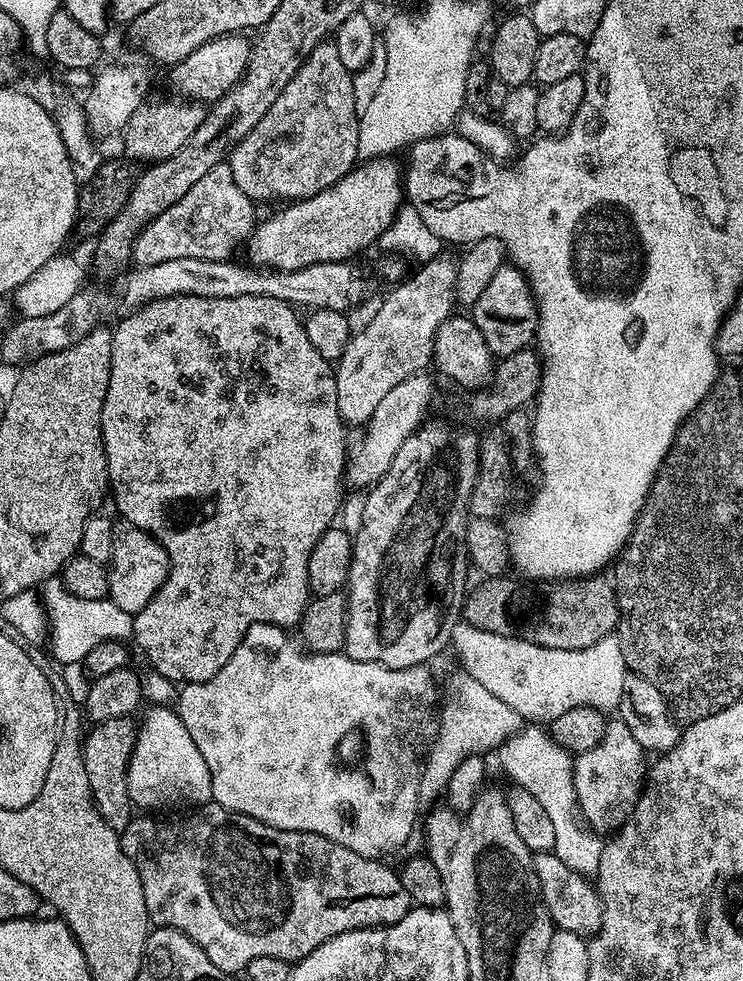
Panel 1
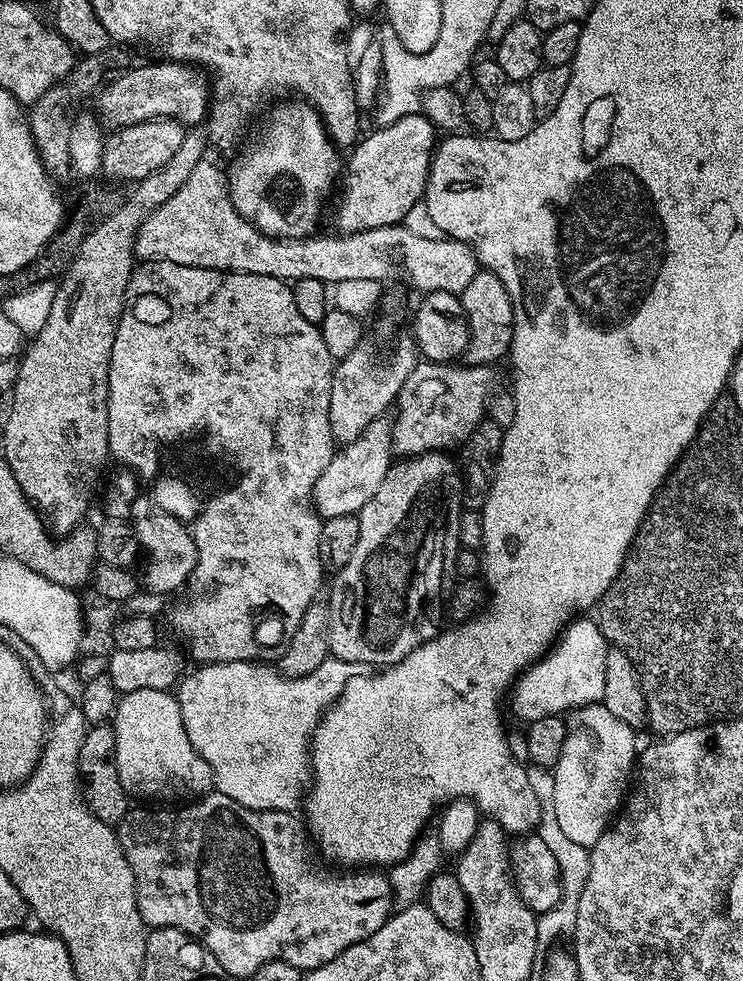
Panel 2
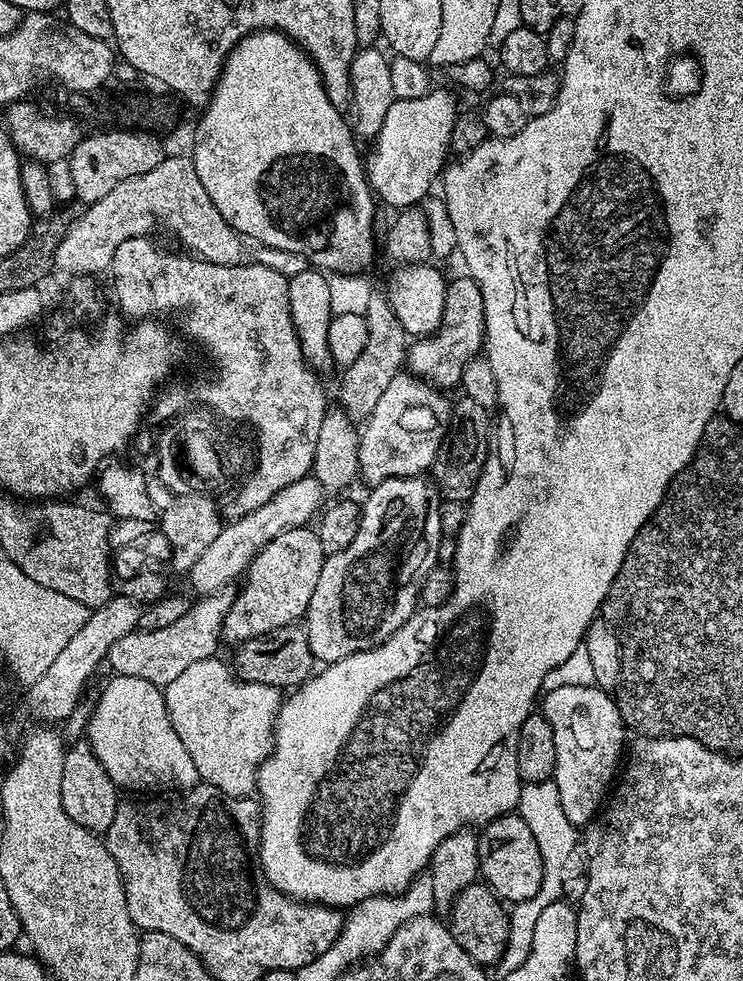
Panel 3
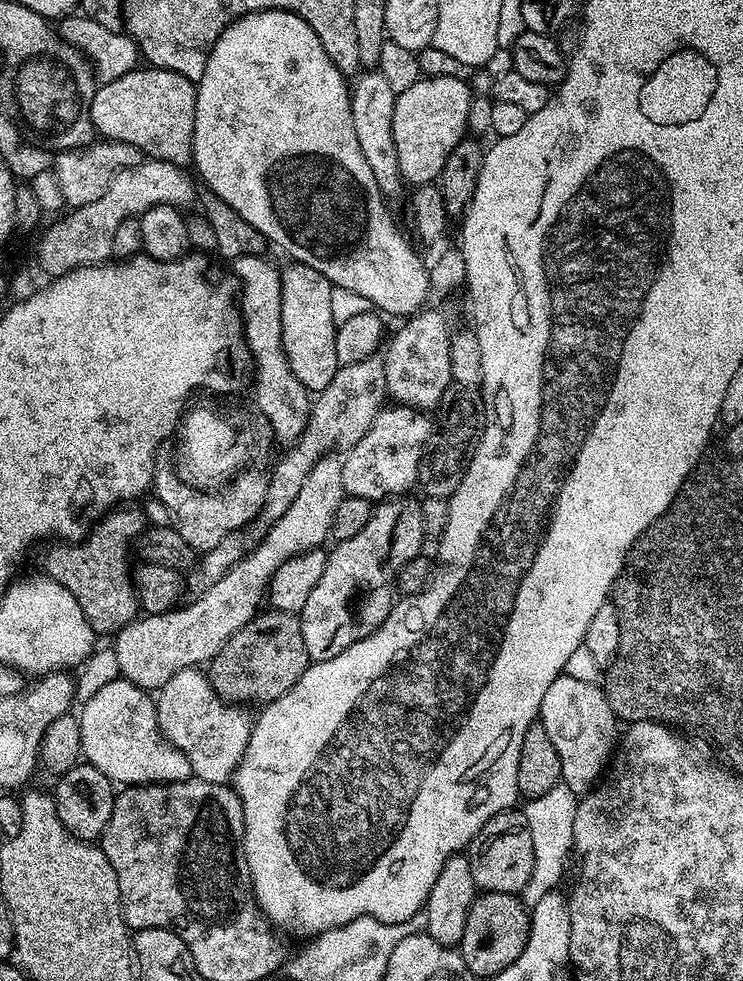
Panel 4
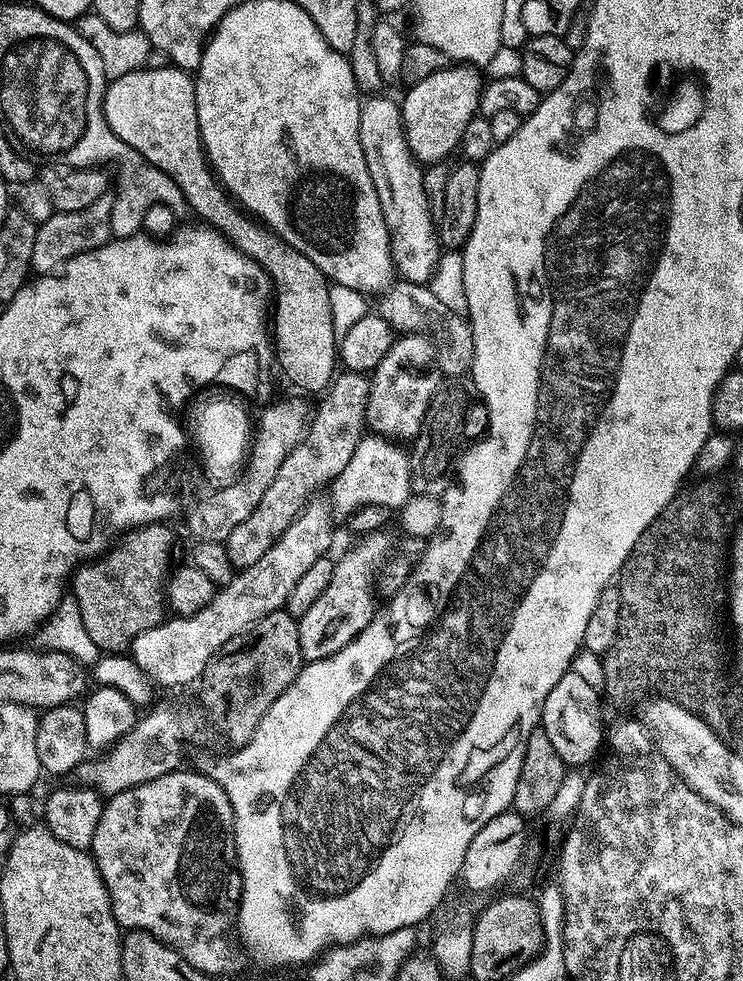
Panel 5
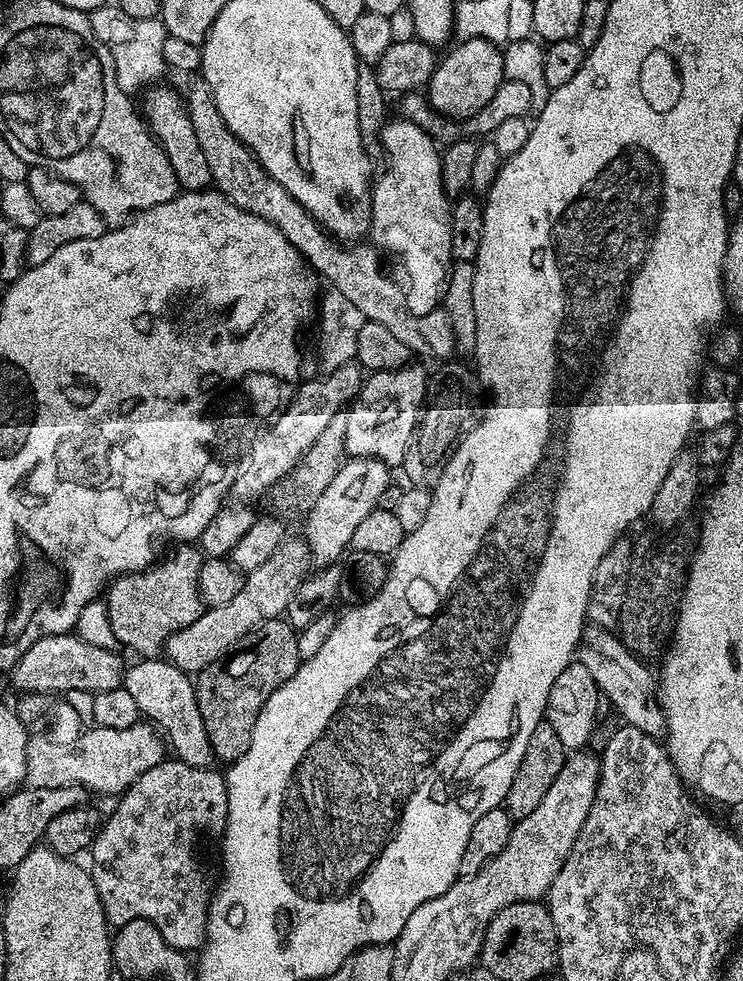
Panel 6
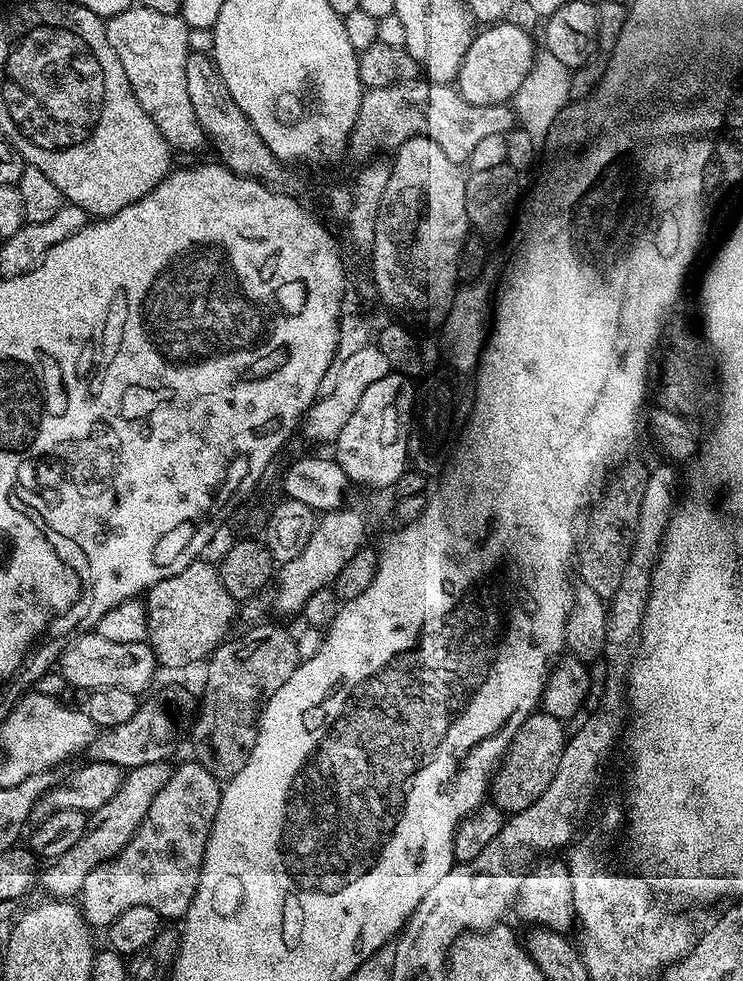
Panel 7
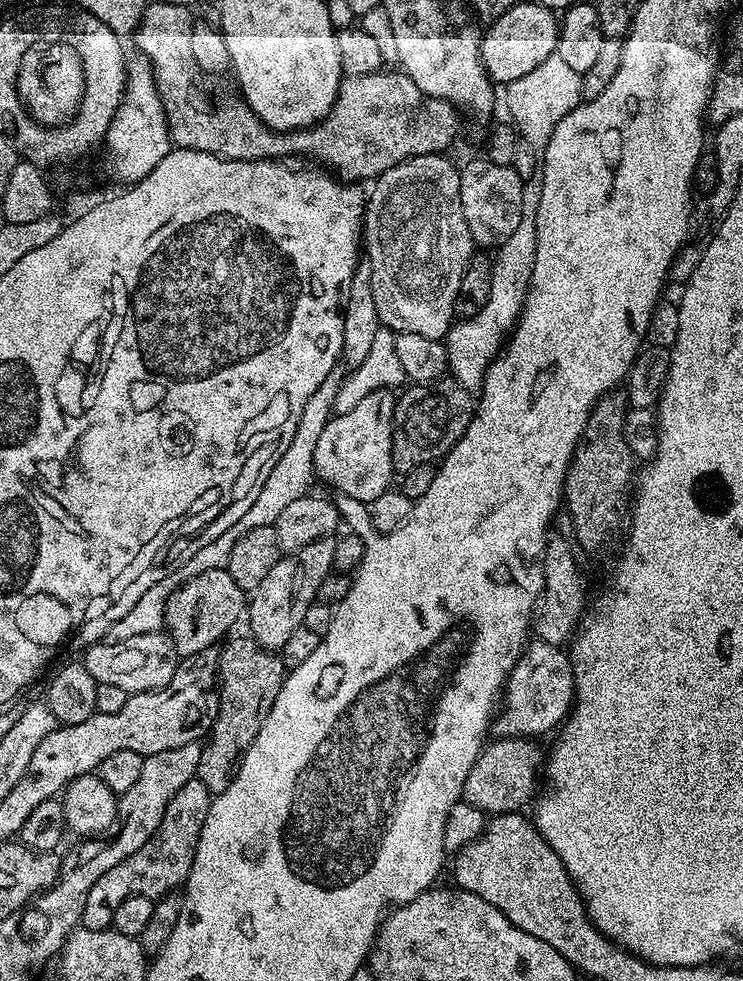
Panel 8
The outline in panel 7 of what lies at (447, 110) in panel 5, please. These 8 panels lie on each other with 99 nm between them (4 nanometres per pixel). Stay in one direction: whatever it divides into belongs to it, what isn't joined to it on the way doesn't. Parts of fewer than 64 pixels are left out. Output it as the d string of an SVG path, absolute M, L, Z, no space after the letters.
M497 22L481 27L475 33L456 71L454 87L460 97L474 106L503 104L515 96L522 78L532 66L532 36L520 24Z

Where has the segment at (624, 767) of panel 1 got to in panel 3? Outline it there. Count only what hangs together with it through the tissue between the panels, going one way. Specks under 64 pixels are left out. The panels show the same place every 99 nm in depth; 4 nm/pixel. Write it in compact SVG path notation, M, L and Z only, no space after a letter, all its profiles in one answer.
M593 685L558 686L542 698L542 713L554 730L554 754L558 798L562 798L562 814L570 823L587 825L600 811L618 776L626 752L624 719L615 699L607 691Z

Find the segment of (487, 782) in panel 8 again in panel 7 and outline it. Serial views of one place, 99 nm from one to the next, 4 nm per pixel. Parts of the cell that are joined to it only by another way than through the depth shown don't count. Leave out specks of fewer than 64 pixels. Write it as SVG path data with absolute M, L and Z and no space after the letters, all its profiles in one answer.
M535 712L528 716L528 721L520 727L518 734L510 742L504 759L500 761L498 771L492 777L490 800L501 812L516 816L526 806L534 806L542 798L546 786L550 786L558 762L562 762L562 750L566 743L565 725L545 712Z

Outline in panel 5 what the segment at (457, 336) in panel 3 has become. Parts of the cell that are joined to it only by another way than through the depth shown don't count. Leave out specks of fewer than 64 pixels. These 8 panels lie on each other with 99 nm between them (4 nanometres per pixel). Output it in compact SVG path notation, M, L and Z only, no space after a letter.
M404 334L393 339L386 358L378 362L376 371L370 376L368 405L365 408L367 427L377 436L396 442L411 441L420 433L430 398L441 379L433 343L425 335Z

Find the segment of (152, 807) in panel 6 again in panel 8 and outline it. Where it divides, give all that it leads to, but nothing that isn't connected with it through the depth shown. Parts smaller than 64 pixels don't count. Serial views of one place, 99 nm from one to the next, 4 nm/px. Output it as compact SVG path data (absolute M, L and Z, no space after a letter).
M201 780L186 782L186 786L182 786L182 790L174 794L170 806L166 806L166 814L158 830L154 830L150 842L146 842L142 850L130 854L126 862L118 862L114 870L106 870L106 874L102 874L102 878L98 878L94 886L90 886L90 894L86 894L86 906L82 906L79 927L88 928L92 932L105 931L111 925L112 912L118 902L131 896L145 896L155 902L161 896L175 893L190 874L198 838L202 834L202 826L211 804L212 796Z

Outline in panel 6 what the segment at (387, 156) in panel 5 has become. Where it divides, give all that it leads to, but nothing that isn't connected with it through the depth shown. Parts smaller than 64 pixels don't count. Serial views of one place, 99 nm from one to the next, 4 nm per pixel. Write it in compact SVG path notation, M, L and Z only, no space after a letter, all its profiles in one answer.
M389 119L380 131L382 152L388 155L388 169L375 181L372 189L372 226L370 240L381 253L389 252L404 267L408 279L404 293L408 309L414 315L422 316L437 311L448 281L450 265L453 263L450 250L450 218L452 210L450 197L444 192L440 173L441 153L436 150L437 141L413 120Z

